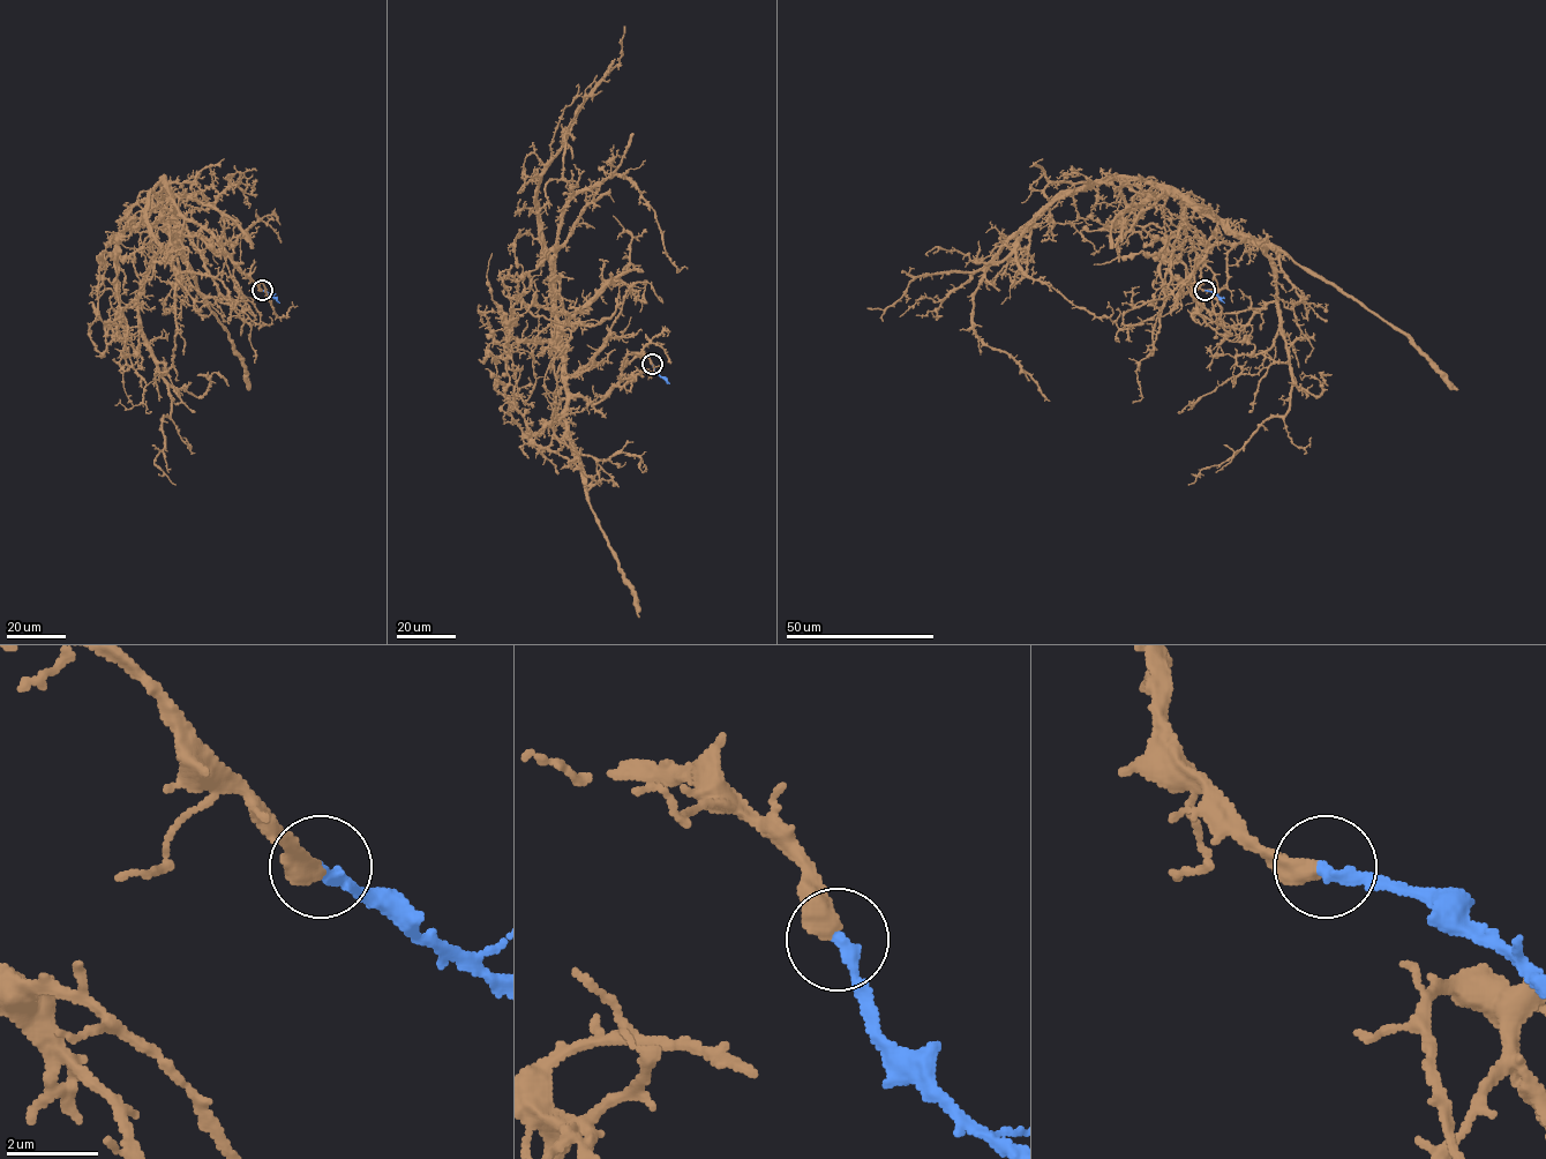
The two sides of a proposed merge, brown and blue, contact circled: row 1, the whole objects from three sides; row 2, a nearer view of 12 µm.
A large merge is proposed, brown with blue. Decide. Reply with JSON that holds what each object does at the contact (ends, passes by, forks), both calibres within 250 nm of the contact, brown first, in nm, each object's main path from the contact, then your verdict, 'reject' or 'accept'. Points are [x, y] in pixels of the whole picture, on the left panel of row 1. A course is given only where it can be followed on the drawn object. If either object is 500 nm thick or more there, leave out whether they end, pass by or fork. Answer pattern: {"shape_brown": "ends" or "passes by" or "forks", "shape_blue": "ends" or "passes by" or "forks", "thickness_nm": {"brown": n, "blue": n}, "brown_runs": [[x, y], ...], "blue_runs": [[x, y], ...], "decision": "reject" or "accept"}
{"thickness_nm": {"brown": 500, "blue": 300}, "brown_runs": [[261, 290], [230, 242], [177, 229], [160, 180], [147, 225], [174, 273], [175, 333], [159, 401]], "blue_runs": [[262, 290], [279, 303]], "decision": "accept"}

